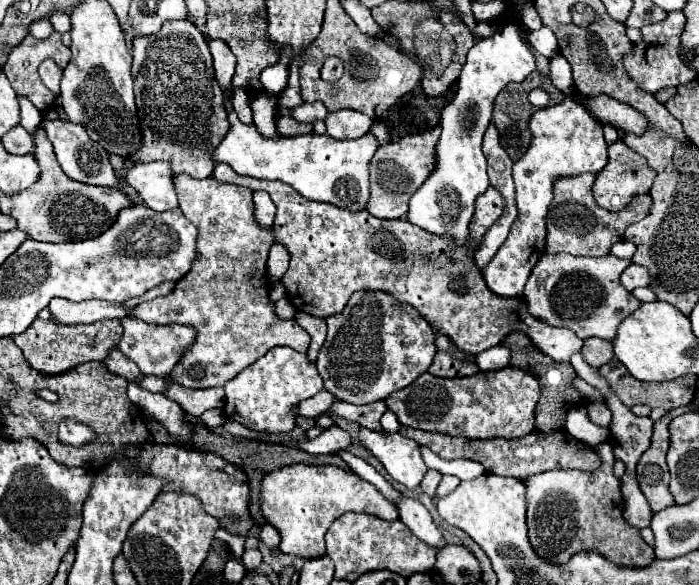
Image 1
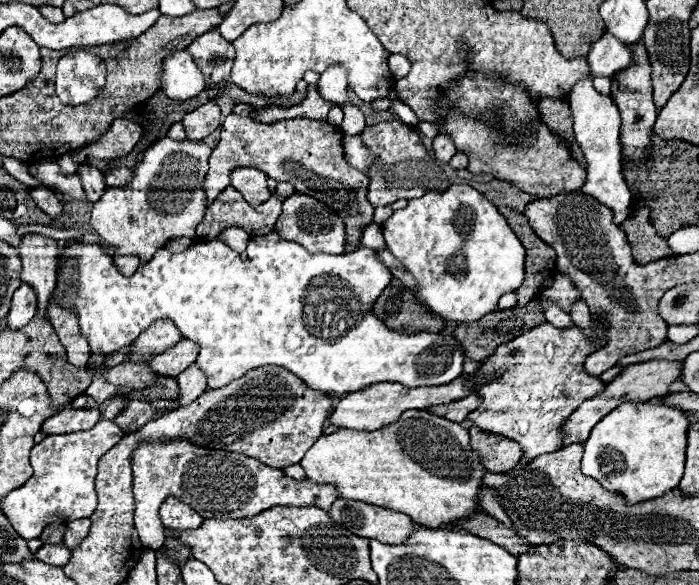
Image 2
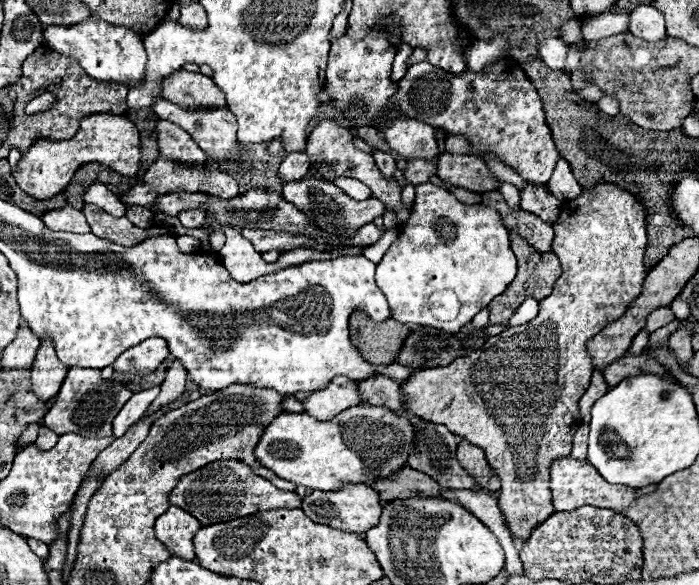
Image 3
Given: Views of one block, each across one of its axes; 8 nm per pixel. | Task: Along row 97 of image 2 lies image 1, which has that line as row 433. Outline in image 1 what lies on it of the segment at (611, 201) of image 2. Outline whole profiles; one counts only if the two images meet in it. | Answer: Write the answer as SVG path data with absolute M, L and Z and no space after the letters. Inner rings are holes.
M572 408L572 410L566 414L564 428L566 428L576 440L584 442L584 444L590 446L590 448L594 448L598 442L608 440L608 436L610 436L610 432L608 432L606 428L600 428L600 426L596 426L596 424L590 422L586 408Z

